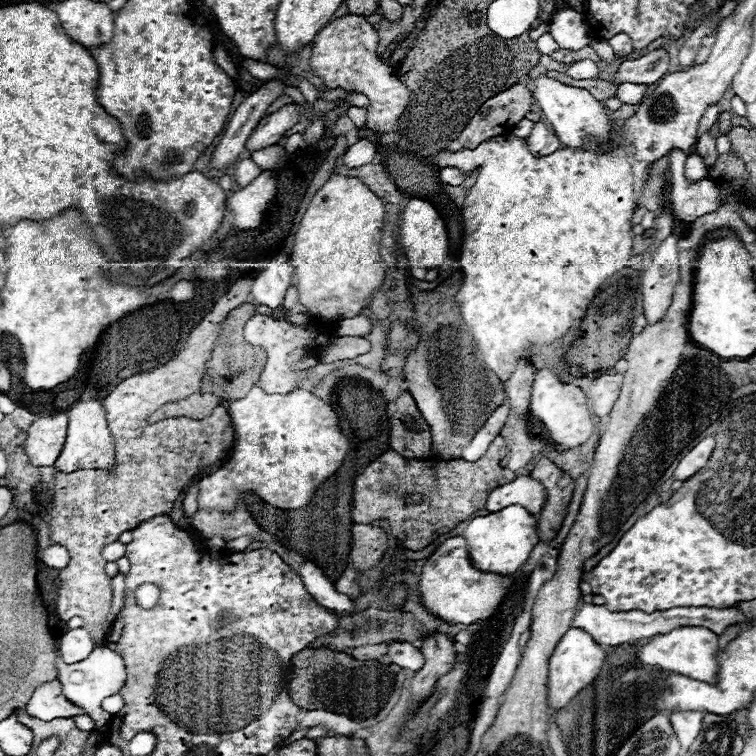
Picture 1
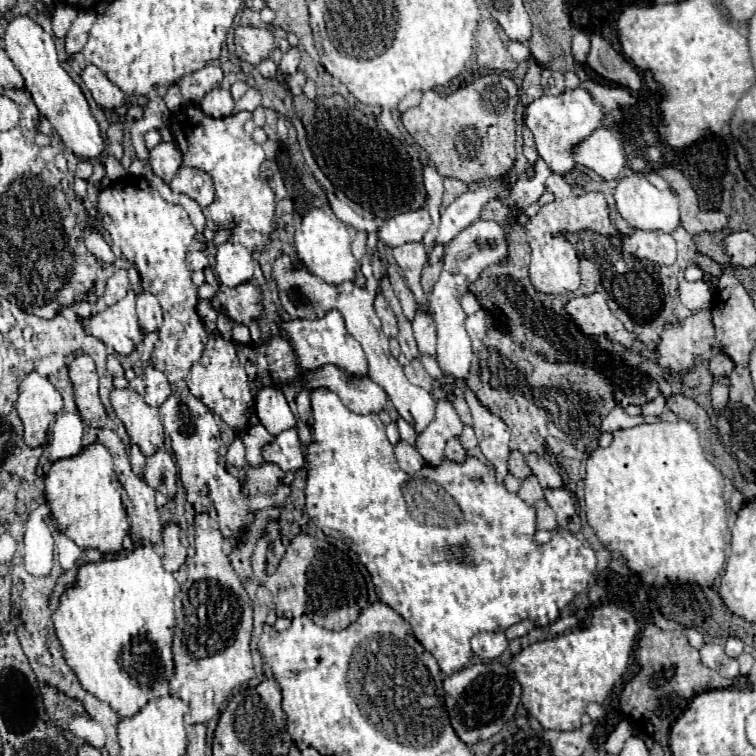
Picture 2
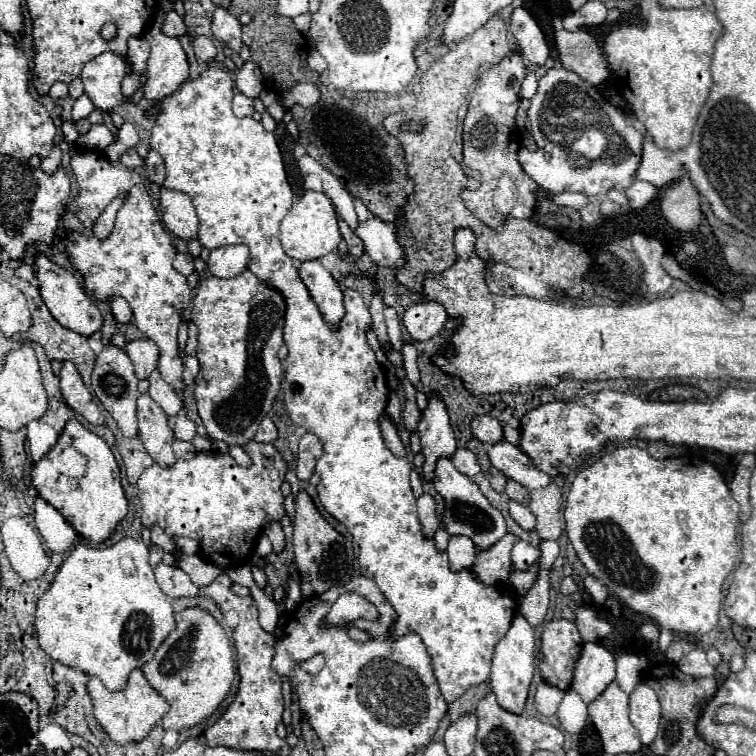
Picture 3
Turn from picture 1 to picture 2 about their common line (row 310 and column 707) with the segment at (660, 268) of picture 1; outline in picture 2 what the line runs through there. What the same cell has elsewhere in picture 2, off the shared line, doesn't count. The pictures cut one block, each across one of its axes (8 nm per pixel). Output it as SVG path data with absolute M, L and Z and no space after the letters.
M704 644L704 648L700 650L700 656L702 656L702 662L708 668L716 670L720 676L726 676L726 678L738 676L738 660L730 658L720 644Z

